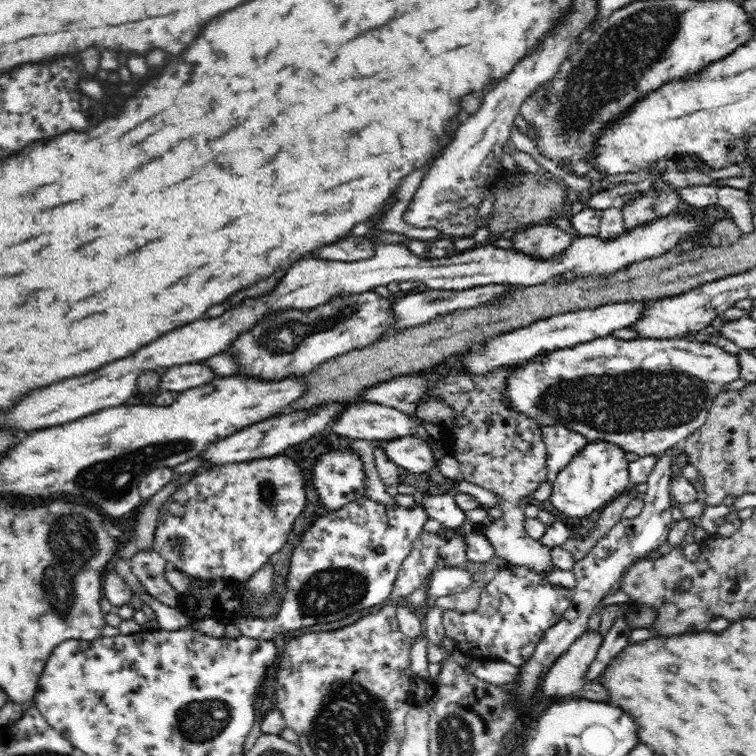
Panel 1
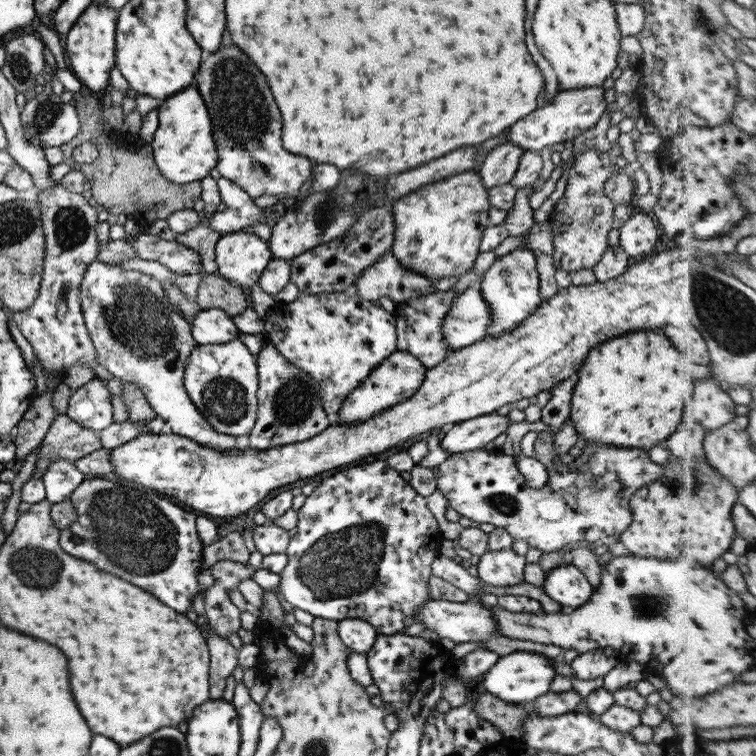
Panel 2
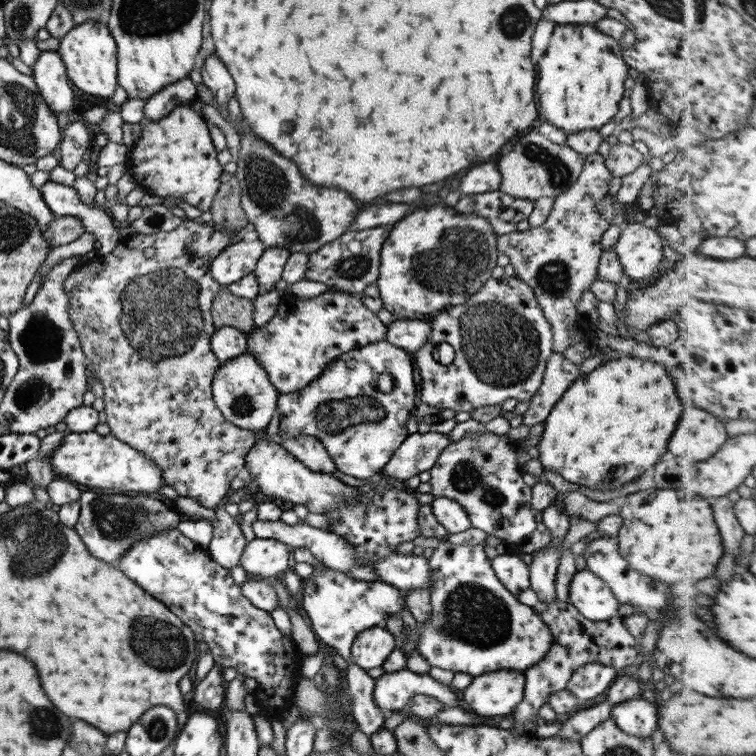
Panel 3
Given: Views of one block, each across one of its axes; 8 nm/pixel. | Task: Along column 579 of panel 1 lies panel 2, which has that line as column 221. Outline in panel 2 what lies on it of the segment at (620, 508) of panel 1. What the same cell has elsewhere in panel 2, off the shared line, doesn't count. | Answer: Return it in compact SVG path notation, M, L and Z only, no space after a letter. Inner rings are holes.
M232 531L213 544L204 547L202 569L210 569L221 560L247 563L250 554L245 546L244 539L242 539L241 532Z

